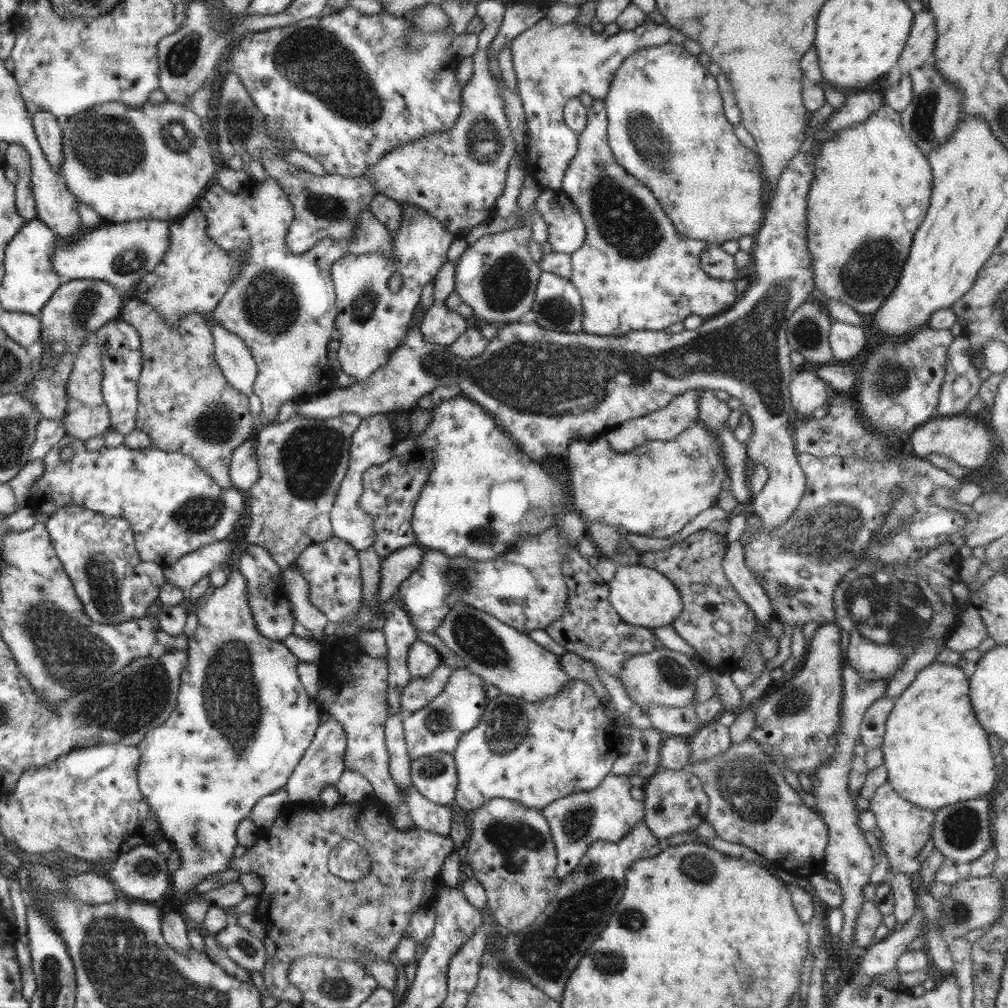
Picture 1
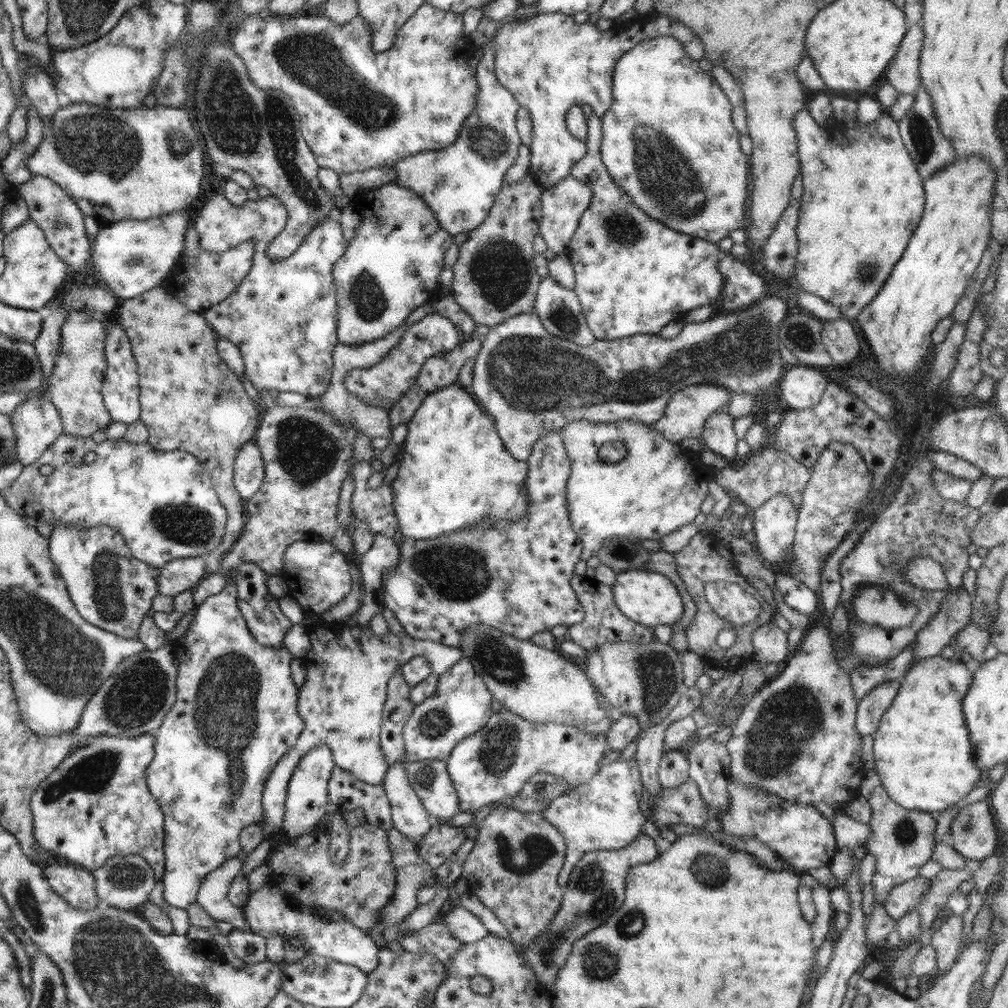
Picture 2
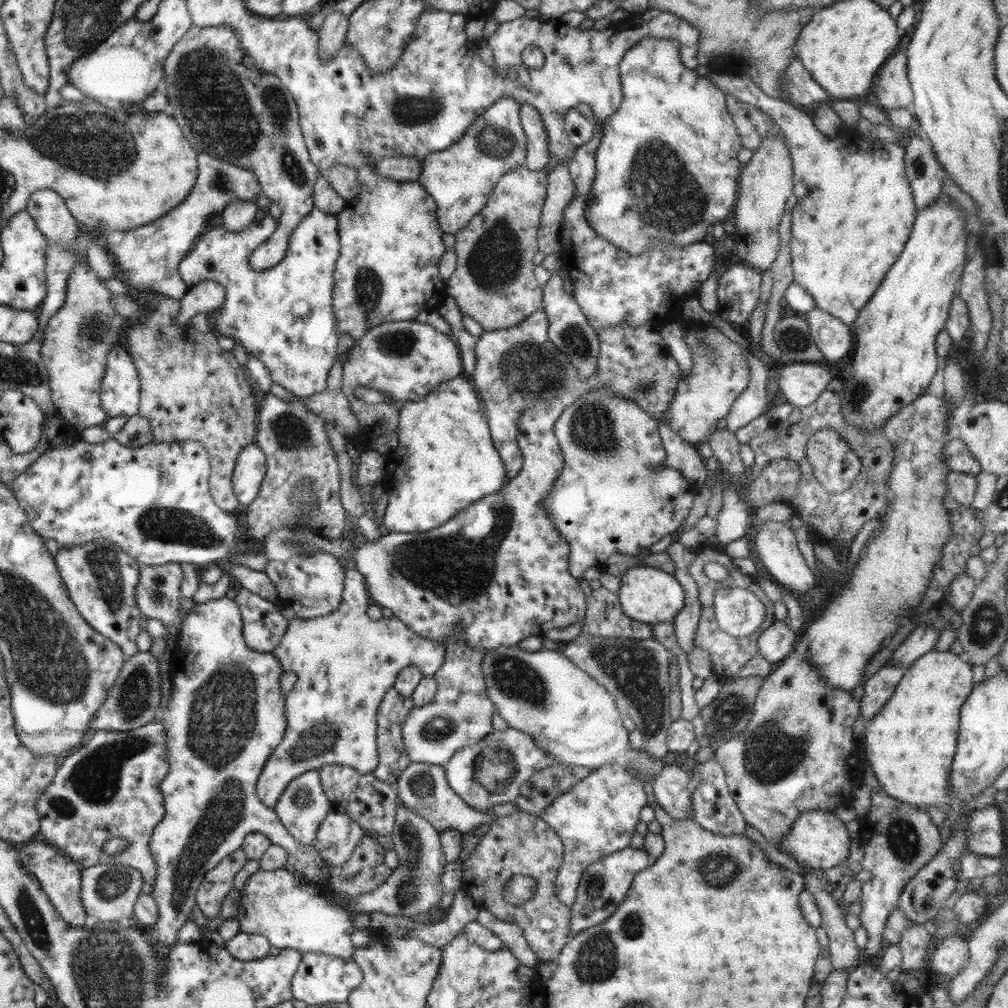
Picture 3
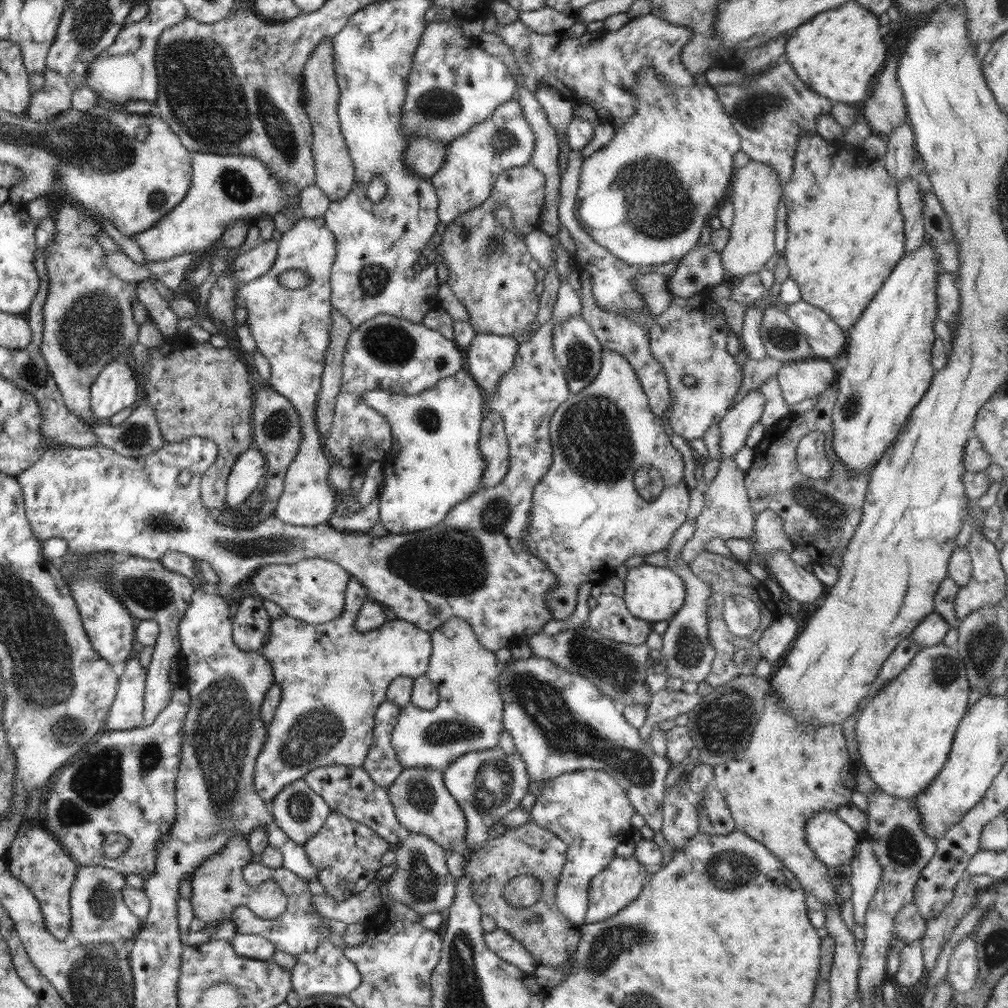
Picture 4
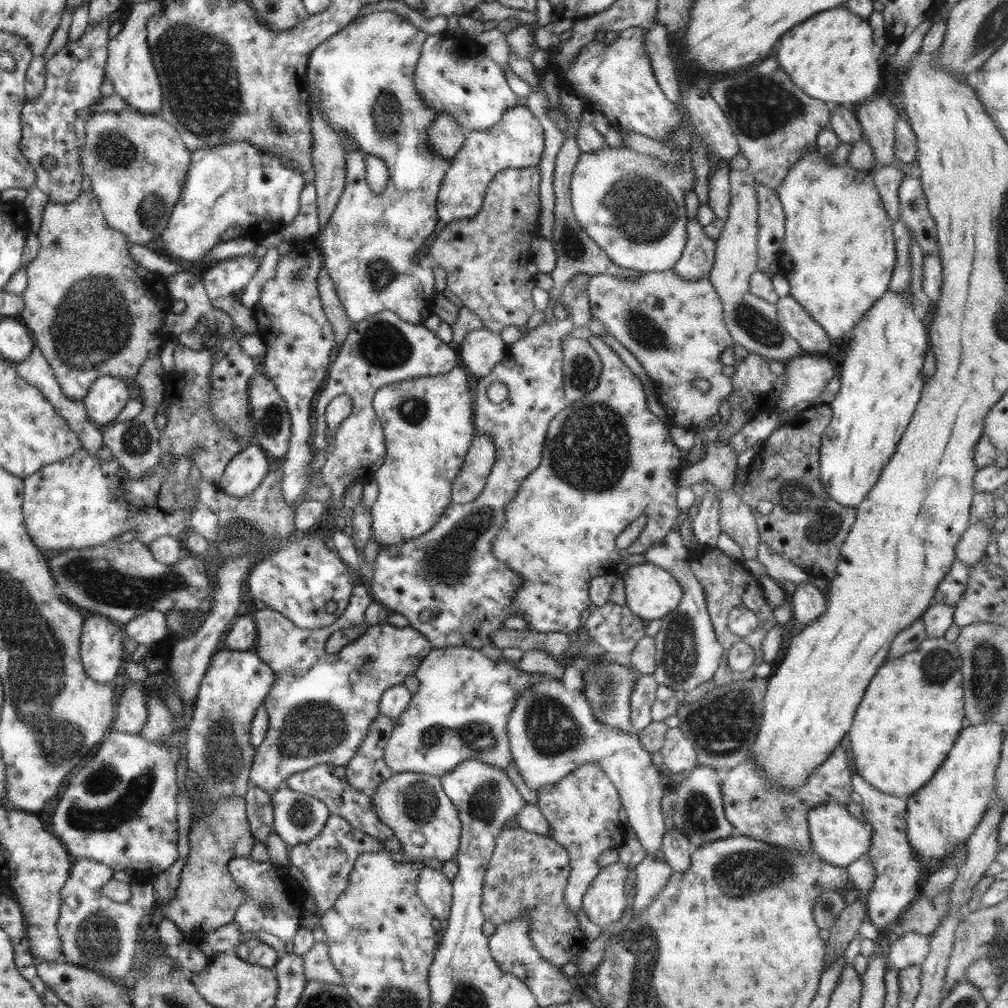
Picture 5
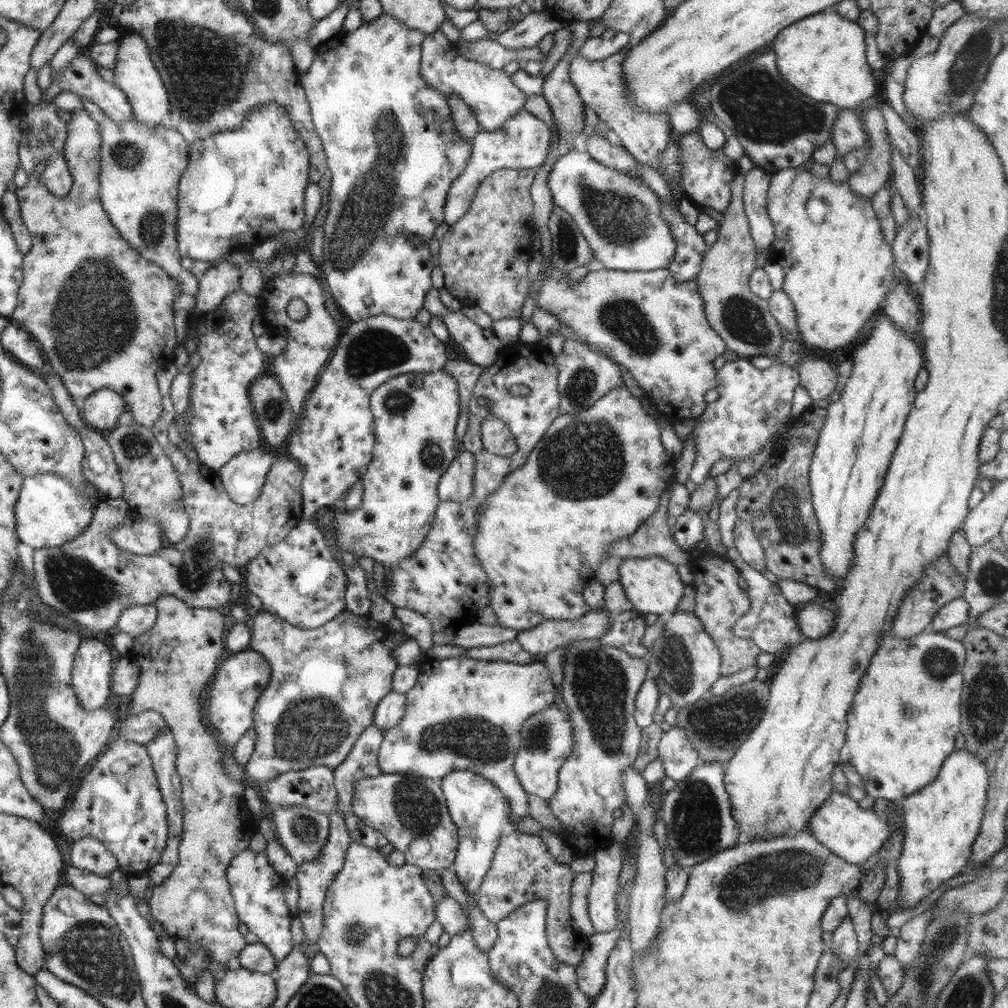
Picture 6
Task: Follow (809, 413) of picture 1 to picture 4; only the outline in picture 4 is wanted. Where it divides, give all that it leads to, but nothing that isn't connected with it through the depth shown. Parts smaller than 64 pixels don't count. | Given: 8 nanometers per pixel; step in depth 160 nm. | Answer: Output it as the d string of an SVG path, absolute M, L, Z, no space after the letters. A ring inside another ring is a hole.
M822 358L785 363L777 375L788 408L806 398L818 397L837 379L835 368Z

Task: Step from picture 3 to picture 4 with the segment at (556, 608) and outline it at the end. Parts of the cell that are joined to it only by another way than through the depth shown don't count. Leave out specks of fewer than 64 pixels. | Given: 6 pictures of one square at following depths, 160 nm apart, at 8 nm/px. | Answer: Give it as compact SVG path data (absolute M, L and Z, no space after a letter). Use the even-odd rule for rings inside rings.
M561 281L551 317L544 324L538 324L526 341L519 343L512 372L502 376L495 391L484 402L486 409L501 414L503 418L509 448L508 472L496 486L480 487L472 496L452 506L446 518L432 528L374 537L368 532L342 533L328 523L294 526L282 522L275 515L249 529L226 527L208 515L200 490L202 475L218 456L216 443L194 435L182 442L165 442L160 450L138 458L122 456L100 443L88 448L47 448L34 466L15 476L23 492L25 515L31 531L40 541L62 538L68 544L70 554L110 550L122 557L136 555L158 561L168 550L175 550L193 559L206 560L219 574L216 596L226 598L231 603L234 600L233 589L239 587L243 580L252 578L261 566L274 563L291 565L305 558L328 559L347 570L352 578L364 586L368 598L392 610L399 620L430 633L452 617L458 617L468 622L484 649L495 652L510 648L534 634L540 634L544 624L554 619L546 607L546 597L556 588L558 580L543 560L529 552L523 538L527 535L534 487L552 464L549 422L555 410L571 393L564 370L553 353L553 330L557 324L579 314L581 308L581 298L568 281ZM182 470L192 474L190 483L185 486L177 481Z

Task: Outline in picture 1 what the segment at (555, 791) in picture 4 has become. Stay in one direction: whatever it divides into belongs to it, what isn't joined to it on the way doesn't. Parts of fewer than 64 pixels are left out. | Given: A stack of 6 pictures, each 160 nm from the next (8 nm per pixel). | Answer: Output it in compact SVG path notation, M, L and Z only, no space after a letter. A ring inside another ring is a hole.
M608 773L596 788L572 792L564 798L549 802L540 810L548 821L556 845L556 876L559 880L578 866L591 844L597 840L618 842L637 822L643 821L644 801L632 798L631 787L629 776Z

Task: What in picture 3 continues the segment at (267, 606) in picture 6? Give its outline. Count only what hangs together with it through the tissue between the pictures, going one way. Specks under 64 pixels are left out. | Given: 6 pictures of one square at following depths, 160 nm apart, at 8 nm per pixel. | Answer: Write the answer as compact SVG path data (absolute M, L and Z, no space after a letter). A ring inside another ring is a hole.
M319 550L316 554L303 554L292 560L284 562L284 572L296 584L274 584L279 600L284 598L284 603L294 610L296 616L302 619L312 619L333 614L342 601L345 582L345 565L332 554Z

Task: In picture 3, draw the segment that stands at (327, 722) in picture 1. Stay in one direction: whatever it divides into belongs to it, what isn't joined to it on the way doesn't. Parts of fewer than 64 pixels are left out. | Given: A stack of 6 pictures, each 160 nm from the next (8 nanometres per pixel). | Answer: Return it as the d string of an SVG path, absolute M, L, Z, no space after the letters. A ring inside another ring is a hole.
M319 769L309 770L298 778L291 780L280 795L274 809L280 822L298 844L311 845L315 841L319 826L323 823L328 811L332 810L332 803L324 794L320 782Z

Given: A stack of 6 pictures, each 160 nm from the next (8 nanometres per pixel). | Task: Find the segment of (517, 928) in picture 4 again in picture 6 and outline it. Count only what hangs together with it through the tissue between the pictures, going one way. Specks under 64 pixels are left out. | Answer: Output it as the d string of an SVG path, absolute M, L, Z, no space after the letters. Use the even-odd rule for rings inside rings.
M515 830L512 834L504 835L500 838L498 848L494 852L490 870L486 873L480 885L479 893L476 894L477 905L480 907L481 913L496 925L499 920L506 918L508 914L514 912L516 908L526 902L546 901L547 919L545 932L549 947L558 960L567 965L576 966L584 958L584 951L588 948L589 941L588 937L580 932L569 911L571 886L575 874L568 864L560 864L554 861L554 857L548 851L547 844L538 835L530 835Z

